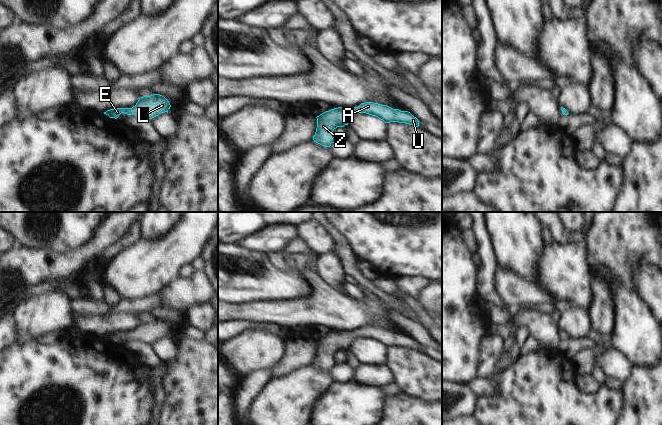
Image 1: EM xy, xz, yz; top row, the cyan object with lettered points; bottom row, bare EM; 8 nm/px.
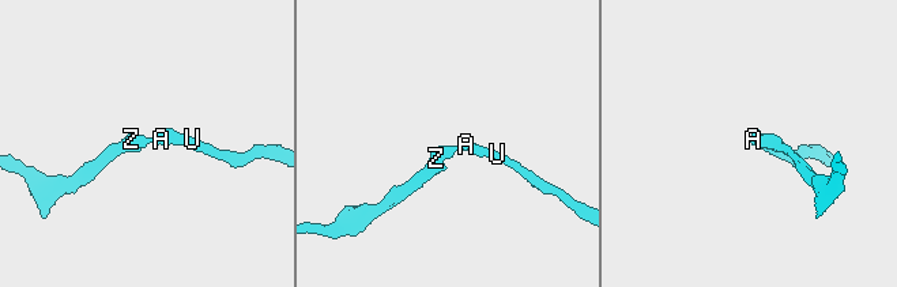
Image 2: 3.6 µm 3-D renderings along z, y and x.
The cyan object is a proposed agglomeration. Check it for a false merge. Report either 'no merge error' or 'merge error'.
no merge error

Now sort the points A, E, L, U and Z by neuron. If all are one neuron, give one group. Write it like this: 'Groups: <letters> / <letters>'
Groups: A E L U Z

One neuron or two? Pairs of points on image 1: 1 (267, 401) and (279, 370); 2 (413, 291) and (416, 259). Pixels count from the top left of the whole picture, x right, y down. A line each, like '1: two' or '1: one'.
1: two
2: two

